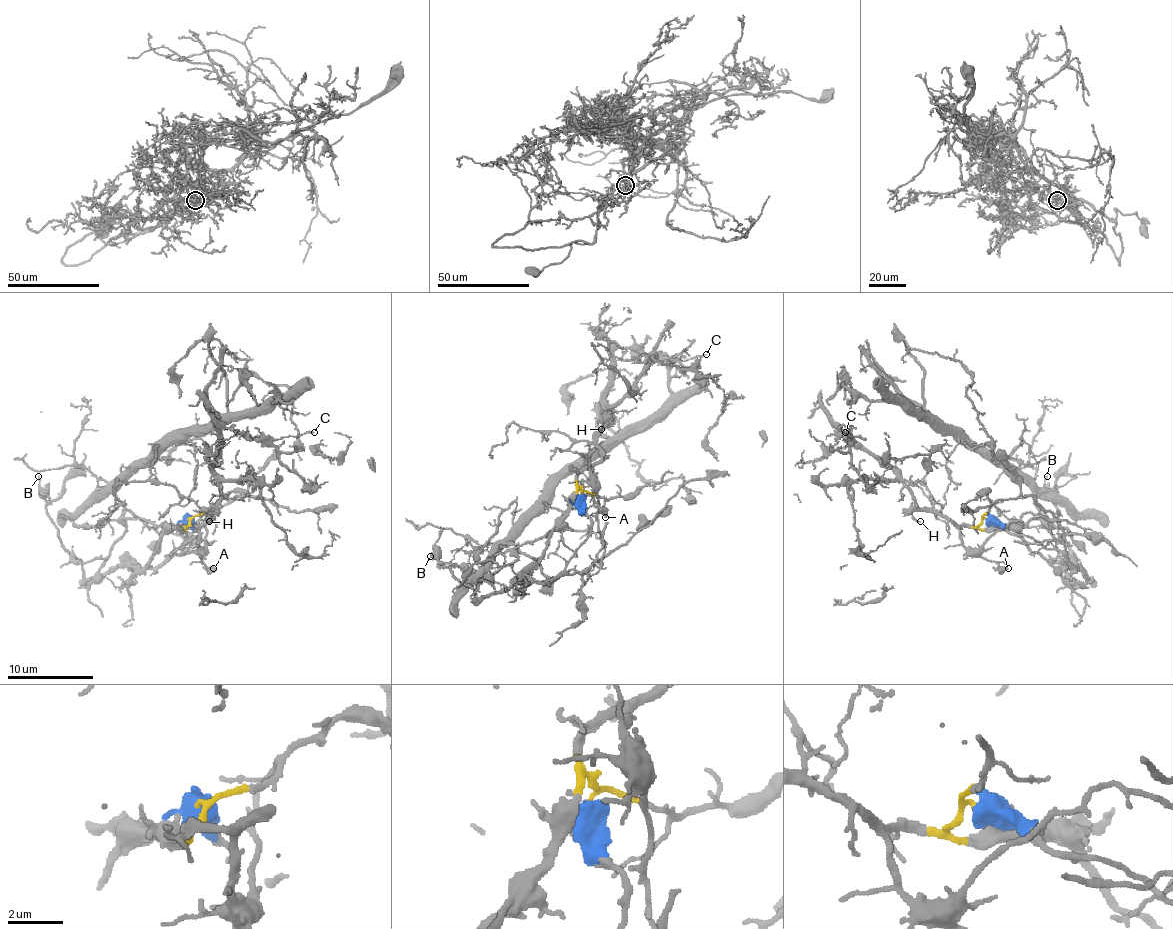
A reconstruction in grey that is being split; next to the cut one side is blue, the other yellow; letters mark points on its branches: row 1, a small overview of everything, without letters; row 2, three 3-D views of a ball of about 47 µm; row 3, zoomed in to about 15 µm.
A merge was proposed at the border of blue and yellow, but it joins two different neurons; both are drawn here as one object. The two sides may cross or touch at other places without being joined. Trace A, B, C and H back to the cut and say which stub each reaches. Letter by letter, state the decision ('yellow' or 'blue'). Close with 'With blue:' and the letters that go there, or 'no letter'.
A: yellow
B: blue
C: yellow
H: yellow
With blue: B

